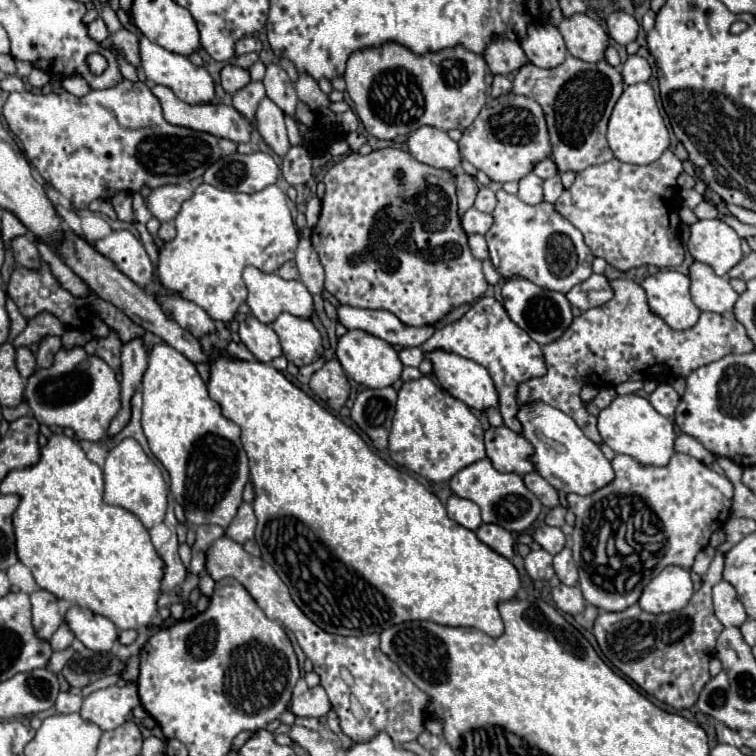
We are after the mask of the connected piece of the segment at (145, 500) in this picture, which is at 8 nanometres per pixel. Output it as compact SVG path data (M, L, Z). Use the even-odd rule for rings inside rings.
M126 438L118 446L114 446L108 452L108 458L102 470L104 470L104 502L106 504L120 506L132 512L148 530L164 520L168 505L167 485L162 478L160 468L144 454L142 446L134 438Z

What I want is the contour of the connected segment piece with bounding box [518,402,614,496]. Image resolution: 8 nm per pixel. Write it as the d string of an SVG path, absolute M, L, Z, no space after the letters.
M534 402L530 406L522 406L518 410L518 418L522 422L524 436L534 446L532 462L536 464L538 474L546 478L556 490L566 492L566 494L574 492L580 496L588 496L608 486L608 482L612 482L614 478L612 464L602 454L600 446L594 444L590 438L586 438L584 432L576 426L576 422L568 414L548 404Z

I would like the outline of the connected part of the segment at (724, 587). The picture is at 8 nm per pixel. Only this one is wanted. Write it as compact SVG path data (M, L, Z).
M726 580L718 582L712 588L712 600L714 600L714 612L716 618L724 624L724 626L740 626L748 616L746 610L734 590L732 584L728 584Z

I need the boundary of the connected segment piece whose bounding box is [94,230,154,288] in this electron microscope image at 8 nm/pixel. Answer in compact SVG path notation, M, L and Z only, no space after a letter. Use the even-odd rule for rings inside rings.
M128 230L112 232L110 236L94 242L94 248L106 258L110 258L140 288L144 288L150 282L154 274L152 260L148 258L140 238L136 238L132 232Z

